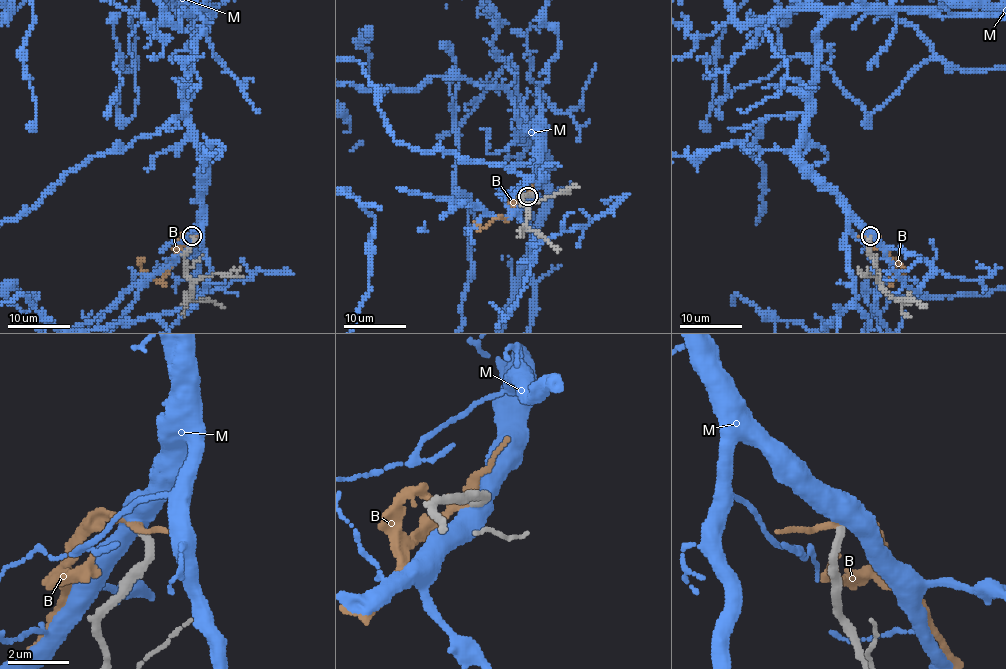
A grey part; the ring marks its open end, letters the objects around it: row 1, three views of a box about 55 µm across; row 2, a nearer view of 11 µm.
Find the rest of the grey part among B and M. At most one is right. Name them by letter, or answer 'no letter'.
M

